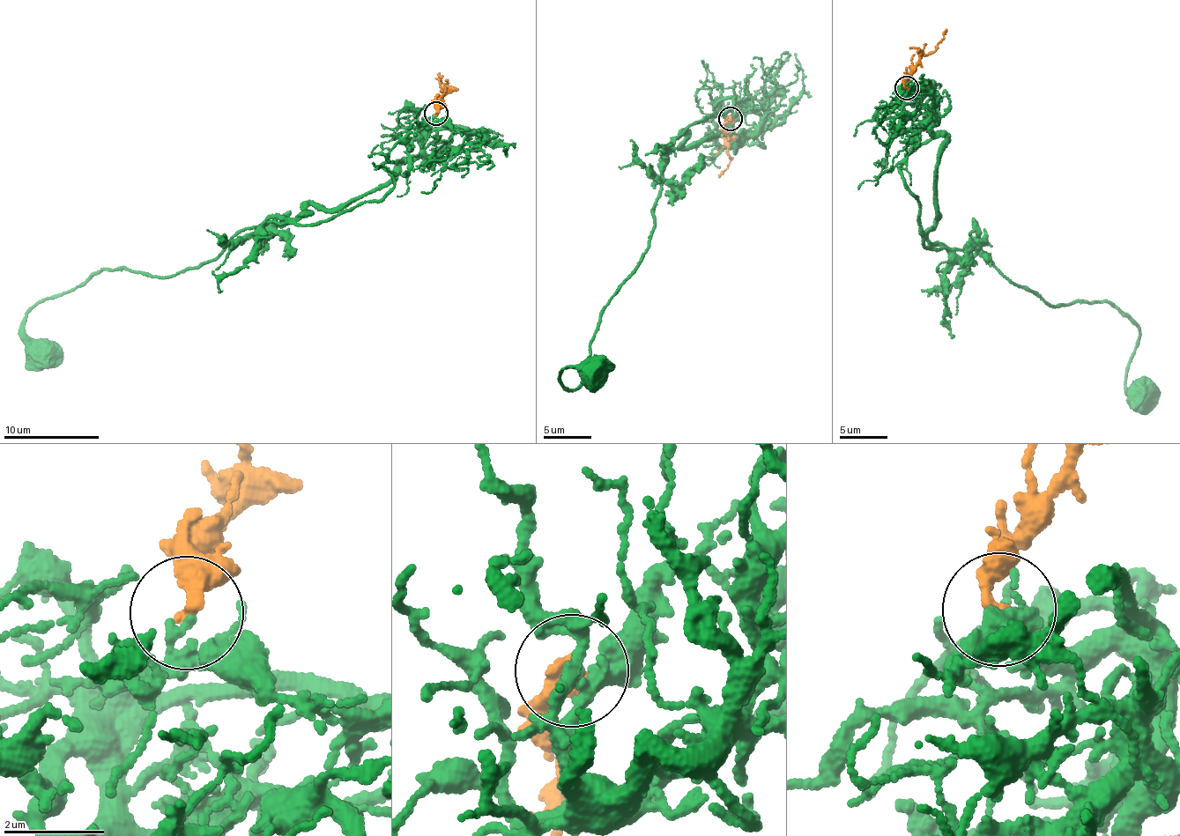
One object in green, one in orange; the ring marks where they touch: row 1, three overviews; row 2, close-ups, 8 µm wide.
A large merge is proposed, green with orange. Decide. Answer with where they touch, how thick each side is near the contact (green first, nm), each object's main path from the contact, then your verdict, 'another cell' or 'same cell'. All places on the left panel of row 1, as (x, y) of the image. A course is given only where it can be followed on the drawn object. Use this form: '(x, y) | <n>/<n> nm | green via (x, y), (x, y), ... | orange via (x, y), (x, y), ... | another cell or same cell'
(436, 114) | 170/340 nm | green via (437, 114), (398, 172), (334, 209), (269, 220), (161, 279), (122, 268), (39, 303), (23, 330), (62, 362) | orange via (437, 114), (446, 87), (439, 72) | another cell

